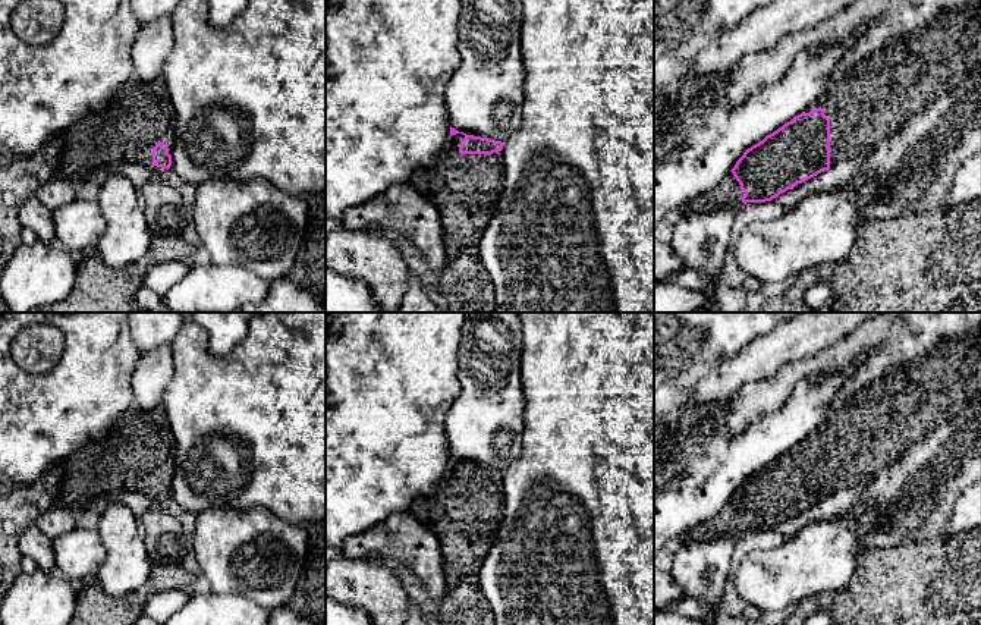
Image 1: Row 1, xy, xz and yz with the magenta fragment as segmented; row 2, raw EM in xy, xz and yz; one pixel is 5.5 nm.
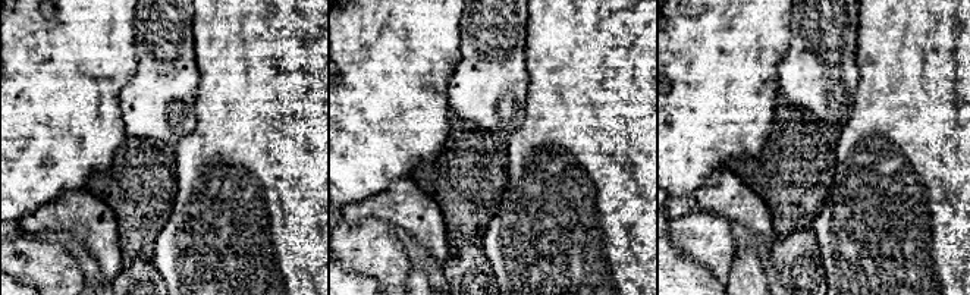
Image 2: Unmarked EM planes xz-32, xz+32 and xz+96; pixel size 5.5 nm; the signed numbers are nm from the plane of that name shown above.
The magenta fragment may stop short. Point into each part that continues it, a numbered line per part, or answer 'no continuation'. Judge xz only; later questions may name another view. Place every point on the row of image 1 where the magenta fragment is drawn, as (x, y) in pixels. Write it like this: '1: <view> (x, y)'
1: xz (465, 188)

